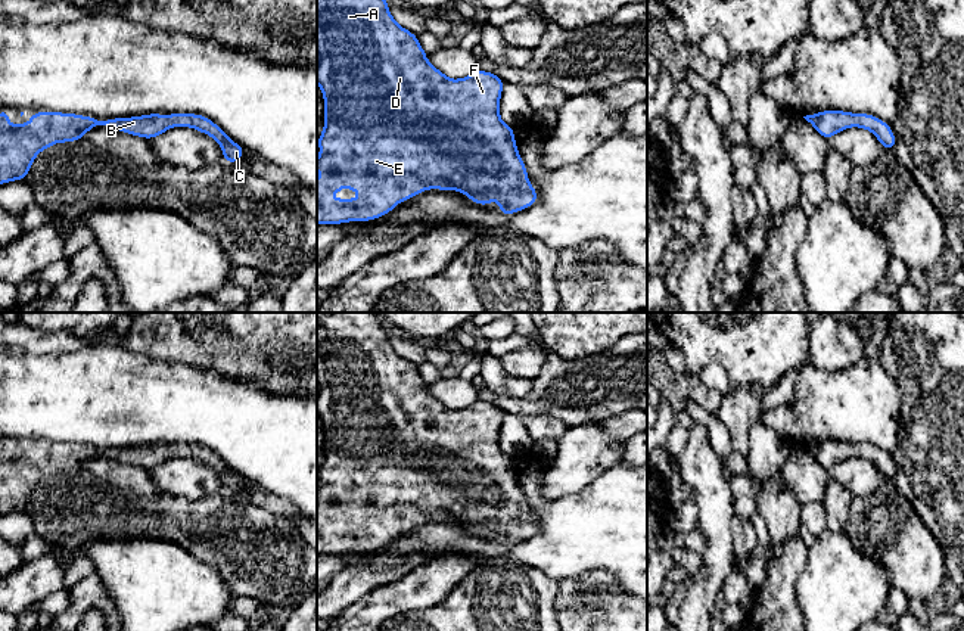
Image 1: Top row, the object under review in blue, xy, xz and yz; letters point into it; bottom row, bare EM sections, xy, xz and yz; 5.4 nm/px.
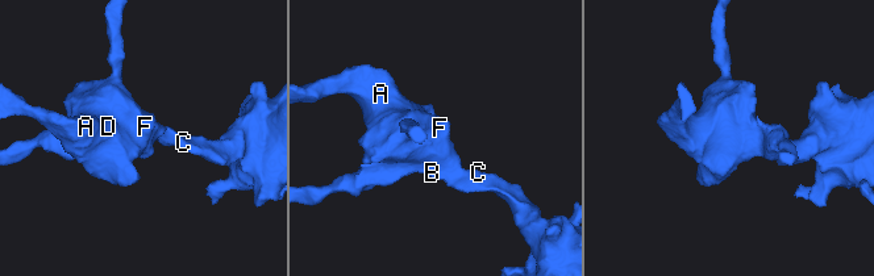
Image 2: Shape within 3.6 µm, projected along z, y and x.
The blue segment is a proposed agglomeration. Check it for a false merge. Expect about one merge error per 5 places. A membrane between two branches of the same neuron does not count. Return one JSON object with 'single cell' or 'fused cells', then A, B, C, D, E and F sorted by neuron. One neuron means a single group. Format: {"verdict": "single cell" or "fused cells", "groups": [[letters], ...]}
{"verdict": "single cell", "groups": [["A", "B", "C", "D", "E", "F"]]}

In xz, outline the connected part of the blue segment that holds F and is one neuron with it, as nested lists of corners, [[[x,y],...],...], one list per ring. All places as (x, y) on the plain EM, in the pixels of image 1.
[[[317,313],[317,385],[317,414],[324,429],[324,459],[317,469],[317,500],[323,506],[317,510],[317,525],[339,523],[343,516],[361,522],[360,529],[317,528],[317,554],[373,551],[427,519],[457,520],[483,537],[498,528],[498,541],[507,547],[537,532],[514,459],[500,447],[504,410],[483,400],[451,410],[436,400],[417,366],[394,349],[376,313]]]

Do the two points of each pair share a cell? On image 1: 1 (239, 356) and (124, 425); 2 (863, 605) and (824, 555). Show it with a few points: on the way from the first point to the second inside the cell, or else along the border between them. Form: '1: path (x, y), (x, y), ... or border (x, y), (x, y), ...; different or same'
1: border (180, 361), (202, 369), (212, 369), (246, 382); different
2: path (851, 593), (836, 578), (835, 566); same

